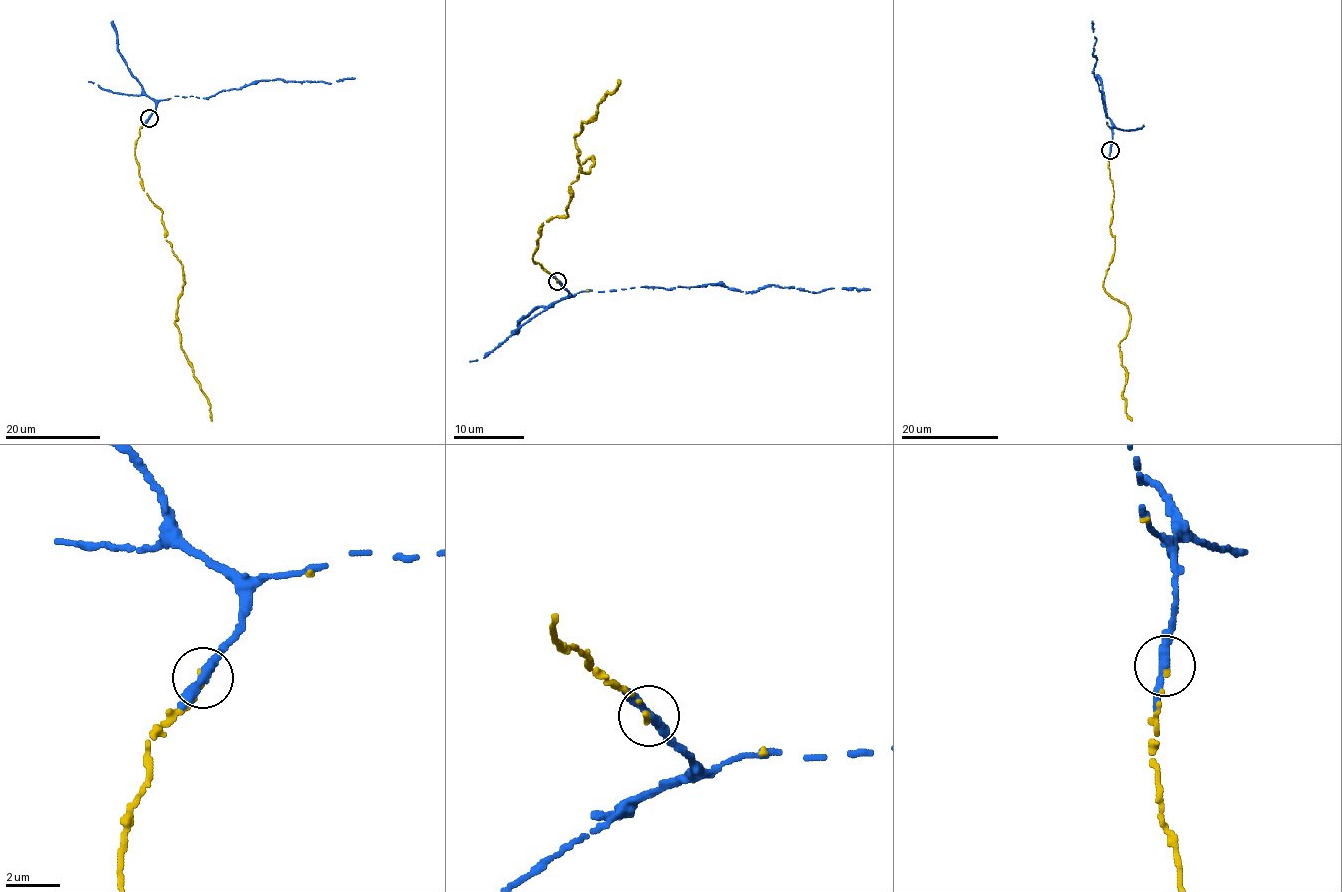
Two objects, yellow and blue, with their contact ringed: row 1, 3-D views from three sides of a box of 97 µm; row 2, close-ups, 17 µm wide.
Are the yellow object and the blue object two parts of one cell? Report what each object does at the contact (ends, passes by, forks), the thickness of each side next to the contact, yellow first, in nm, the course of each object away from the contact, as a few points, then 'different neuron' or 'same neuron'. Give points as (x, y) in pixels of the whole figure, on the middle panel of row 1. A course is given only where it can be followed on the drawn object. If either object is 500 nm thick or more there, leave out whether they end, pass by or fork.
yellow ends there; blue passes by; 260 nm thick on the yellow side, 320 nm on the other; yellow runs (557, 281), (533, 263), (536, 240), (567, 216), (594, 162), (582, 172), (575, 134), (619, 84); blue runs (557, 280), (571, 295), (590, 290), (722, 283), (741, 291), (758, 291), (767, 285), (811, 292), (870, 289); same neuron

